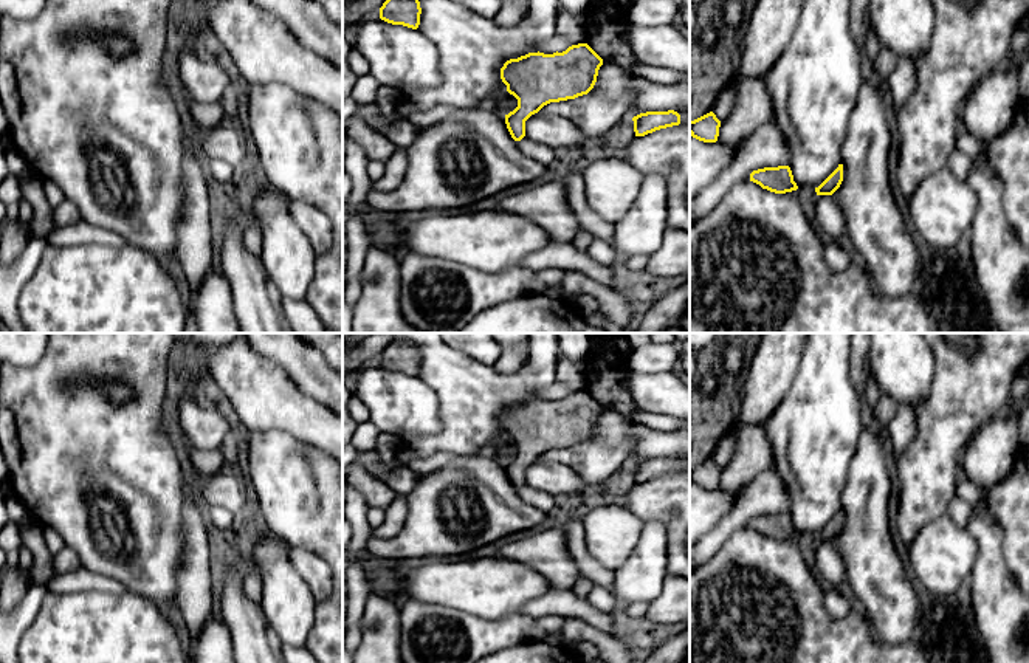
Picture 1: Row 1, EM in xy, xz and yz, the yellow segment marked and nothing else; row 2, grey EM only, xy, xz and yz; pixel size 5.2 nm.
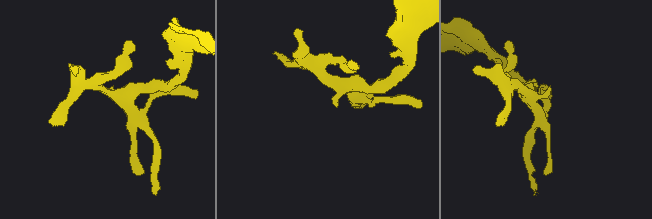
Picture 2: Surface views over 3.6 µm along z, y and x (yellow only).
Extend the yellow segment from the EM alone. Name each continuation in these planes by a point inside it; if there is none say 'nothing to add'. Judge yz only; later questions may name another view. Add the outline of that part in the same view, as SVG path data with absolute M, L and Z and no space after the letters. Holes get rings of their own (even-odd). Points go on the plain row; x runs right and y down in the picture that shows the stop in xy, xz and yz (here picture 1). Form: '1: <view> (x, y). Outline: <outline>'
nothing to add

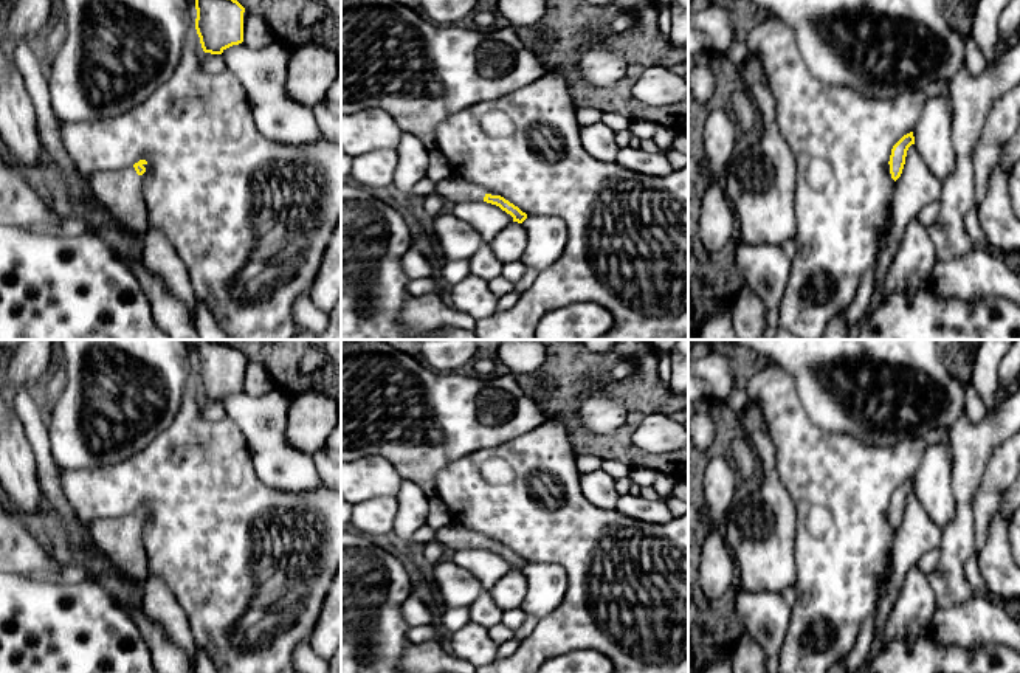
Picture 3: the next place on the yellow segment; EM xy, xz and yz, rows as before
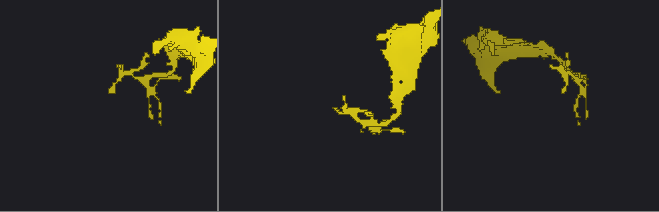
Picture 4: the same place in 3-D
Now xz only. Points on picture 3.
1: xz (454, 537). Outline: M454 524L436 530L436 540L451 547L454 552L462 549L479 549L484 547L487 541L491 541L482 533L474 533Z

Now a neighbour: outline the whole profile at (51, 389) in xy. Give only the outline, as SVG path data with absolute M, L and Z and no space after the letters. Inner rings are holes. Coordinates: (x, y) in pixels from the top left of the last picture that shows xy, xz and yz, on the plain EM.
M62 364L59 369L56 369L43 380L42 388L37 391L40 408L47 414L45 419L47 423L50 422L57 399L62 395L64 385L65 385L65 371Z

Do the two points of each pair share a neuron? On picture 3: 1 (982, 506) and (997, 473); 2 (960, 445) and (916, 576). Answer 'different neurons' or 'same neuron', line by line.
1: same neuron
2: different neurons

